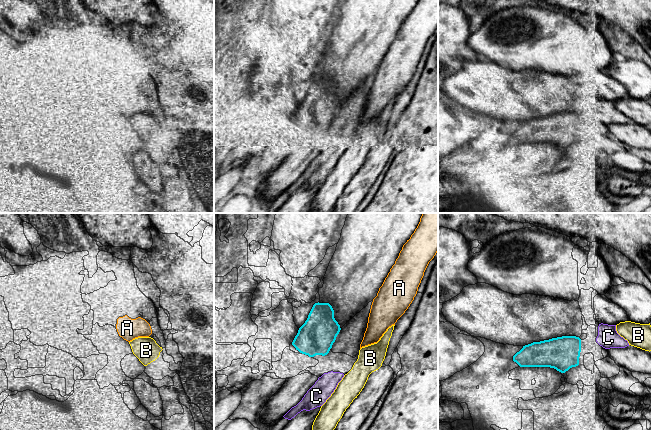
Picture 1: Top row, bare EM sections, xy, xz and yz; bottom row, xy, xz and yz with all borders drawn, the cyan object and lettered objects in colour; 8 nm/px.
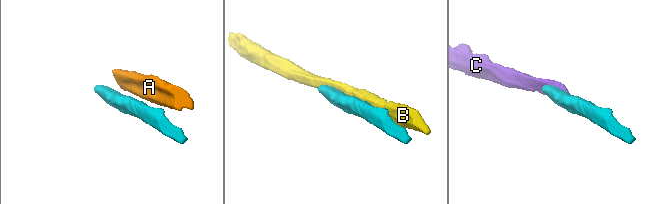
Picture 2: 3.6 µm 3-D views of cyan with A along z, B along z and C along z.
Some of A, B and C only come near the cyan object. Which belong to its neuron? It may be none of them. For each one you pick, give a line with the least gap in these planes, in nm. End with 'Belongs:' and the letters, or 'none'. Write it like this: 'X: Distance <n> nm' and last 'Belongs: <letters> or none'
C: Distance 130 nm
Belongs: C

